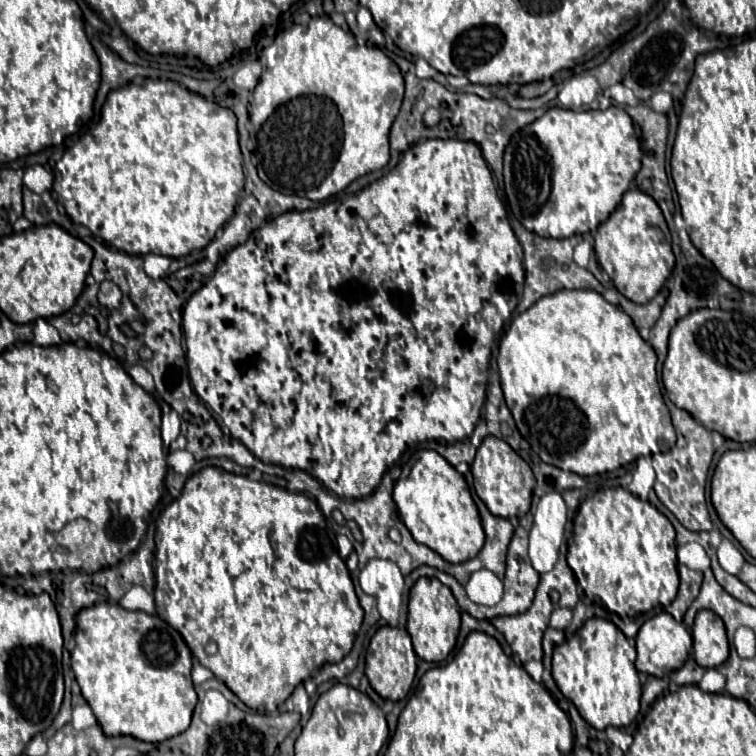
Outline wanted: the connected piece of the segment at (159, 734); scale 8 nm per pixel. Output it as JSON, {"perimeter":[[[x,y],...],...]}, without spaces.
{"perimeter":[[[111,602],[85,608],[77,616],[71,668],[81,686],[81,694],[93,708],[105,736],[133,736],[143,742],[163,742],[185,732],[197,704],[197,694],[191,682],[191,662],[193,656],[183,636],[177,630],[171,630],[159,616],[129,612]]]}

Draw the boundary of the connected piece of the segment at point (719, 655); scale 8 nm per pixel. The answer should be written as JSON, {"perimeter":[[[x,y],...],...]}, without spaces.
{"perimeter":[[[701,610],[693,624],[693,656],[703,668],[719,668],[729,656],[725,626],[715,612]]]}

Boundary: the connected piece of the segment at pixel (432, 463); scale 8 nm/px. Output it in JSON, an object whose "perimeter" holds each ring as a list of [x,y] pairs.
{"perimeter":[[[419,450],[411,456],[394,485],[393,500],[411,536],[419,544],[435,550],[443,560],[461,564],[475,558],[483,548],[485,532],[469,486],[465,478],[435,450]]]}

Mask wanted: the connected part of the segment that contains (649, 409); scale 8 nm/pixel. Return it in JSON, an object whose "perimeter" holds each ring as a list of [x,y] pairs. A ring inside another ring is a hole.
{"perimeter":[[[559,290],[559,292],[547,294],[541,300],[537,300],[529,310],[519,314],[511,322],[507,332],[503,334],[503,338],[499,342],[497,364],[499,364],[499,374],[501,374],[501,388],[505,392],[507,406],[513,414],[513,418],[515,418],[517,430],[529,442],[531,450],[545,464],[551,464],[551,466],[561,468],[561,470],[575,472],[579,476],[593,476],[593,474],[601,474],[601,472],[613,472],[621,466],[633,462],[639,456],[651,456],[655,452],[667,452],[669,448],[675,446],[675,440],[677,440],[675,428],[671,424],[671,416],[669,416],[669,410],[663,402],[663,394],[661,394],[661,388],[659,388],[659,382],[657,382],[657,372],[655,372],[657,354],[655,354],[655,350],[639,336],[639,332],[633,326],[633,322],[629,320],[629,316],[619,306],[613,306],[607,300],[603,300],[603,296],[597,294],[595,290]]]}

